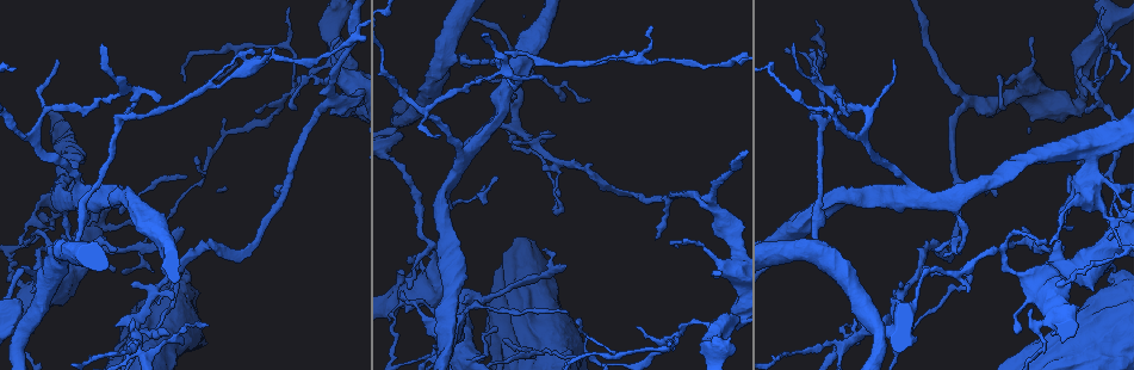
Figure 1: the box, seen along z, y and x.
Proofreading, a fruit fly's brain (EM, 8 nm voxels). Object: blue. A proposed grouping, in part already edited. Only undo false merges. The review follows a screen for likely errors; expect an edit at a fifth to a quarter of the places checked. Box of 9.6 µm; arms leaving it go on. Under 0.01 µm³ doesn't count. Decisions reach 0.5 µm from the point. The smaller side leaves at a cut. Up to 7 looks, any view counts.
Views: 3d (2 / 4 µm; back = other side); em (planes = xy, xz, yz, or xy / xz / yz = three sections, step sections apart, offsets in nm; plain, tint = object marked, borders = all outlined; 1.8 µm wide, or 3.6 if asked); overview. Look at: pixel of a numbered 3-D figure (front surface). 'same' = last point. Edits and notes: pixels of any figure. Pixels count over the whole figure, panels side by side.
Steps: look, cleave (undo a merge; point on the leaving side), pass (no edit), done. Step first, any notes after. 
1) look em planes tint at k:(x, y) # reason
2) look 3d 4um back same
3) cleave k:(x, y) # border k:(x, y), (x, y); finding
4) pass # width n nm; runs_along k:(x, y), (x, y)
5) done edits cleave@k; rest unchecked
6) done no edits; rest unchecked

look em xz step 16 tint at 1:(321, 81) # calibre changes

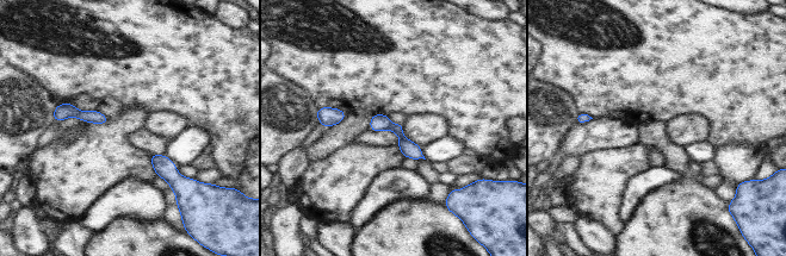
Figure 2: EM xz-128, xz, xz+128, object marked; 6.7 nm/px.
look em planes tint same

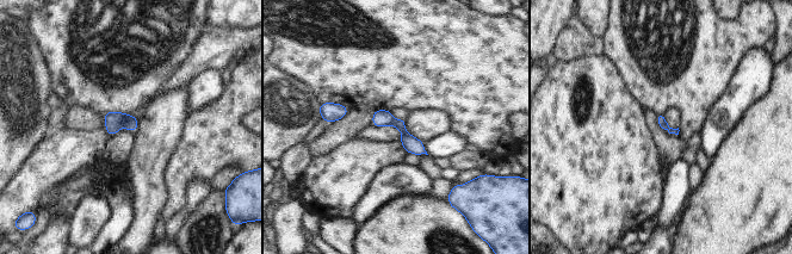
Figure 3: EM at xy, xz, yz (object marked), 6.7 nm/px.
pass # runs_along 3:(377, 112), (394, 122), (420, 152); one neuron here

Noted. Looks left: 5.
look em xy step 4 tint at 1:(1081, 63) # a narrow waist

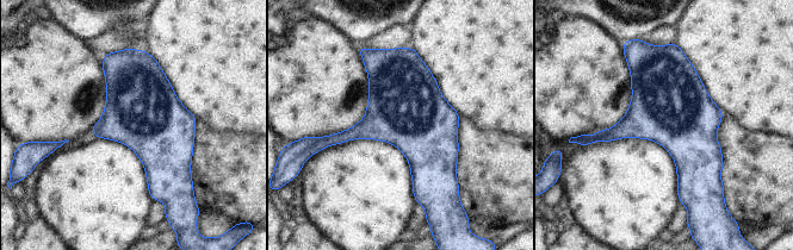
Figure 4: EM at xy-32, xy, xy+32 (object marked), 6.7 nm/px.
pass # width 500 nm; one neuron here

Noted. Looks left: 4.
look 3d 4um at 1:(414, 107) # branch point

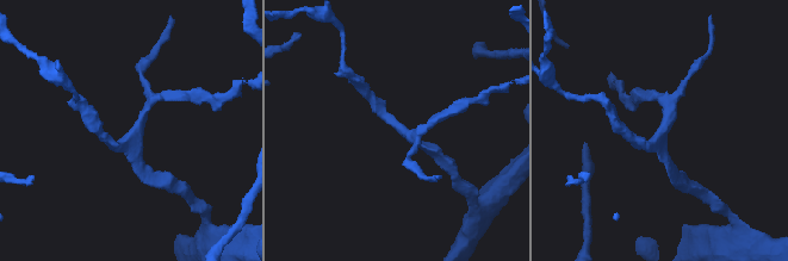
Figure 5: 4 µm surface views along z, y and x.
look em yz step 4 tint at 5:(398, 127)

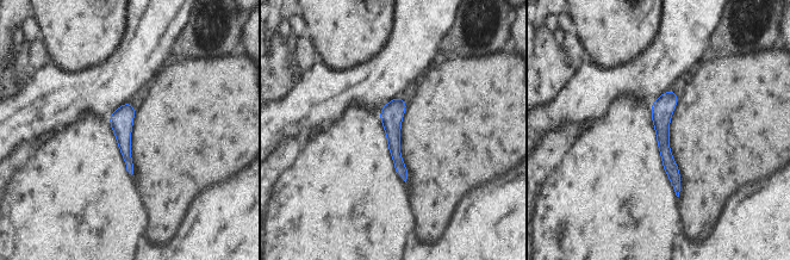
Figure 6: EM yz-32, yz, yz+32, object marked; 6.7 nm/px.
pass # one neuron here

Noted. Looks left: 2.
done no edits; rest unchecked

